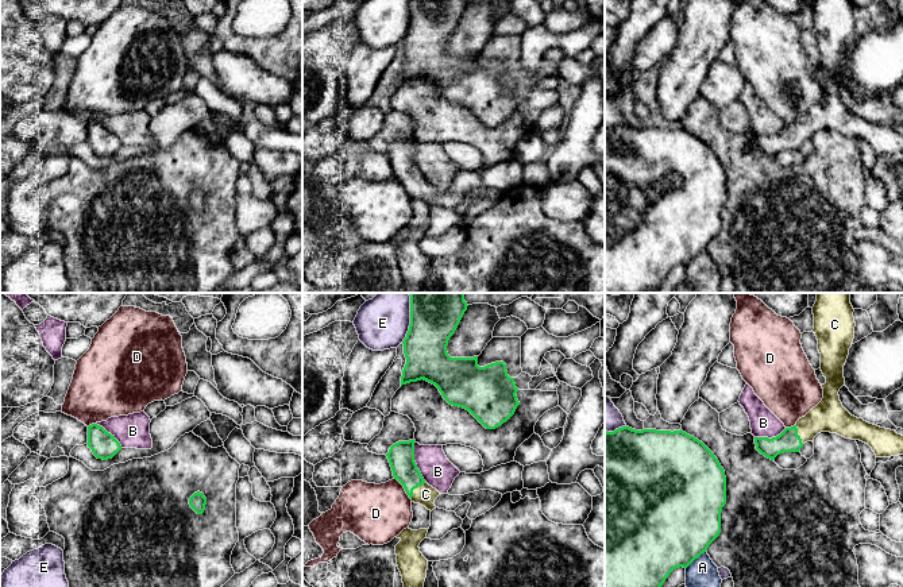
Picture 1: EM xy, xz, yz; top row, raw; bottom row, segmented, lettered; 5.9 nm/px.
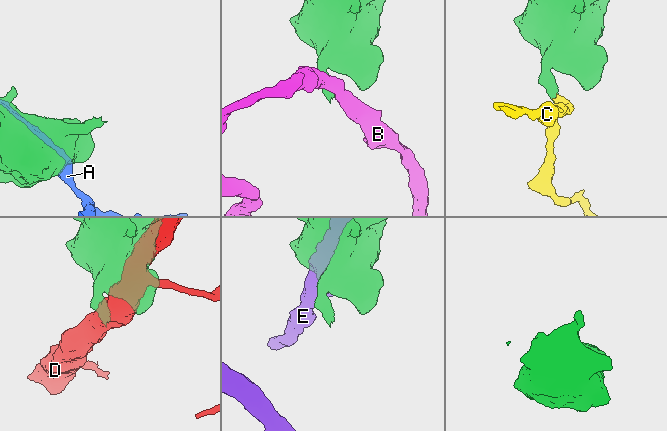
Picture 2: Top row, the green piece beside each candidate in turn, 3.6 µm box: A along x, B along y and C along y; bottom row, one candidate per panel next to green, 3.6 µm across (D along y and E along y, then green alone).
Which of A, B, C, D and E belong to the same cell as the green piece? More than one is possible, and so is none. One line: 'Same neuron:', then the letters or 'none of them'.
Same neuron: C

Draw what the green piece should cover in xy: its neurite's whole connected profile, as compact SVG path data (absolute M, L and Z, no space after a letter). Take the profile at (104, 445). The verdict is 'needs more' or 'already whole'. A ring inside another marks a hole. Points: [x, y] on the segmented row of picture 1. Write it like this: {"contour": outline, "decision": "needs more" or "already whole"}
{"contour": "M92 424L88 426L88 447L97 459L112 459L120 449L120 443L103 426Z", "decision": "already whole"}

